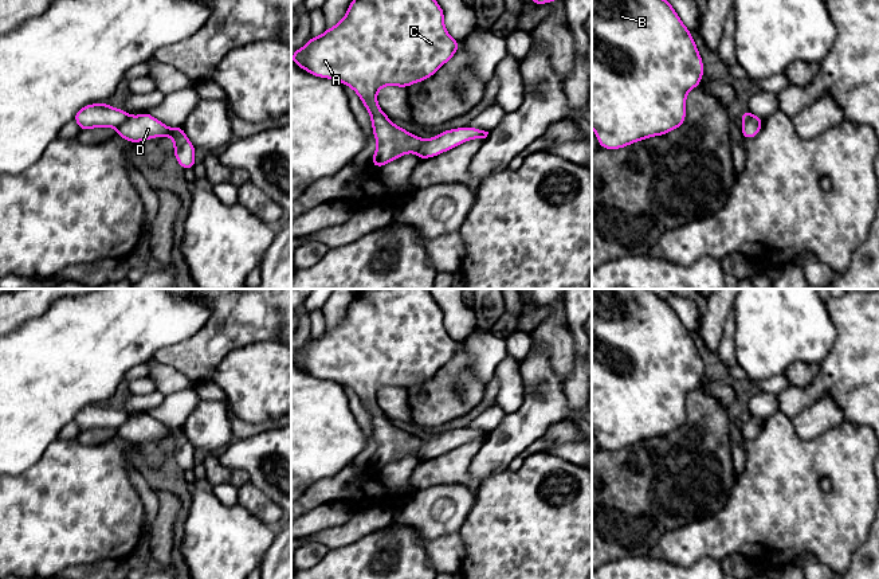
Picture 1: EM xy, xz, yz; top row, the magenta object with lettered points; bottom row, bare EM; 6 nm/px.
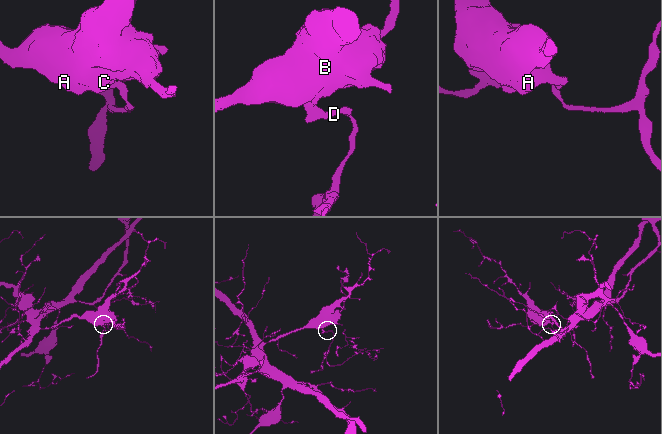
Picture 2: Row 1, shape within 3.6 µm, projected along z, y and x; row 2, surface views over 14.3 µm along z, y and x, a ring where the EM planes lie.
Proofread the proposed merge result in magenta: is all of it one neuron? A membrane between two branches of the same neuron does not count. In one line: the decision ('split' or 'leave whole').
split

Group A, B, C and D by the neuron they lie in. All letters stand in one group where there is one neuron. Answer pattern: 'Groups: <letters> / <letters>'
Groups: A B C / D

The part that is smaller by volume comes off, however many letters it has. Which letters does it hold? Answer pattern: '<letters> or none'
D

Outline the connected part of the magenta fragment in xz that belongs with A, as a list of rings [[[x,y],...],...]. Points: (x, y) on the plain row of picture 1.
[[[358,289],[346,316],[334,328],[295,351],[291,361],[314,377],[334,380],[353,390],[370,414],[377,450],[370,463],[381,469],[407,454],[417,454],[424,439],[395,426],[377,404],[377,394],[385,387],[408,388],[432,377],[458,352],[459,341],[450,337],[444,326],[444,312],[427,289]]]

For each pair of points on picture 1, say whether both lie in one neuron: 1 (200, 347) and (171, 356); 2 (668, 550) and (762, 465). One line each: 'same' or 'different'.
1: same
2: same

